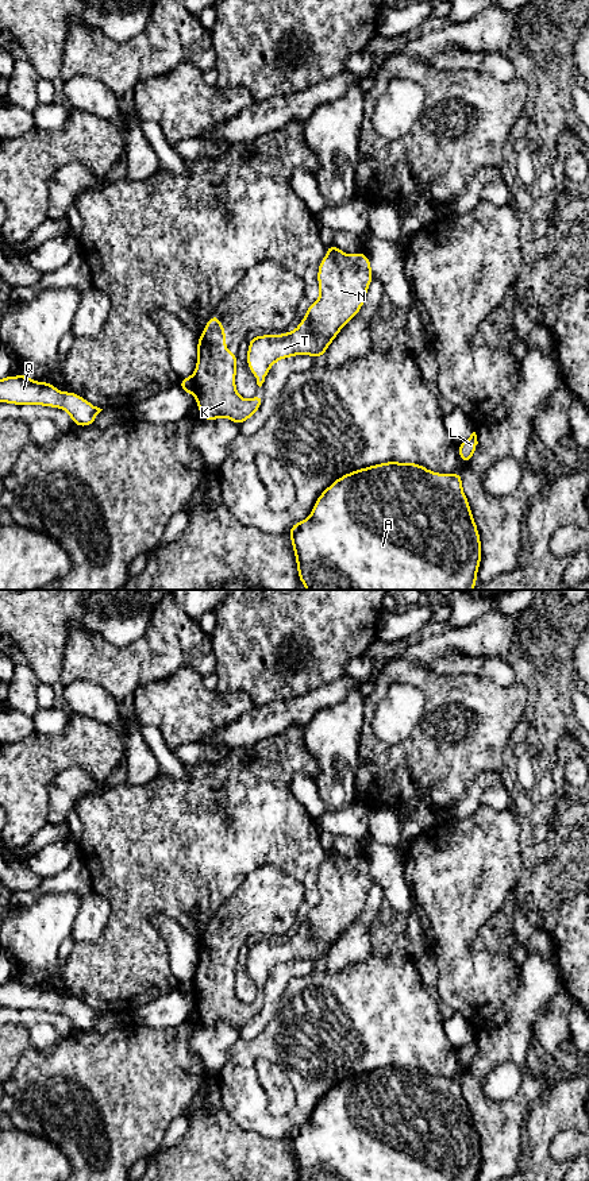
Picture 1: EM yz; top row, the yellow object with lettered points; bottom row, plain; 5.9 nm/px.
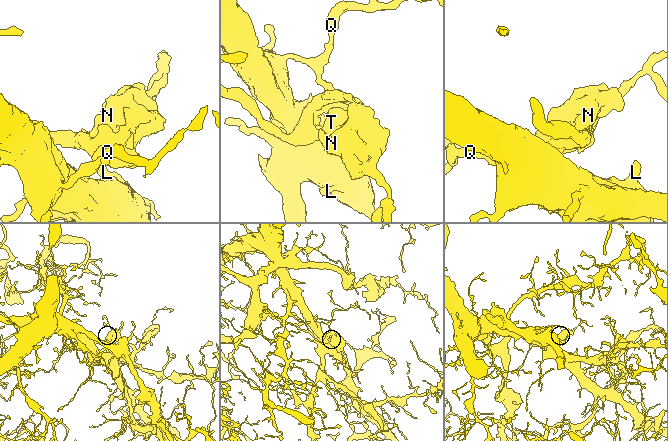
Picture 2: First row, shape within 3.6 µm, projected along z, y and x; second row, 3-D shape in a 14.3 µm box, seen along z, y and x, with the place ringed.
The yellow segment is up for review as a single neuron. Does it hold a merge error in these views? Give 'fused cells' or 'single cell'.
fused cells

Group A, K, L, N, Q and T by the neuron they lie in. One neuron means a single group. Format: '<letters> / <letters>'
A L Q / K N T

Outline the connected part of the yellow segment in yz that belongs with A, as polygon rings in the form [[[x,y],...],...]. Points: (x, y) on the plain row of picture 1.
[[[385,1066],[338,1082],[319,1100],[311,1120],[294,1127],[288,1141],[292,1145],[299,1181],[477,1181],[481,1169],[481,1143],[462,1093],[462,1078],[439,1078],[419,1068]]]

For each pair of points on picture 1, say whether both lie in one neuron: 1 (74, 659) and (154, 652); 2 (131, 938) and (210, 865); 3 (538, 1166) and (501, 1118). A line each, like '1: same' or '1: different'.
1: same
2: same
3: different

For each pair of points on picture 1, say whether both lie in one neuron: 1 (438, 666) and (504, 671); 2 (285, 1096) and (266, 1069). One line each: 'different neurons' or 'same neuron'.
1: same neuron
2: same neuron

